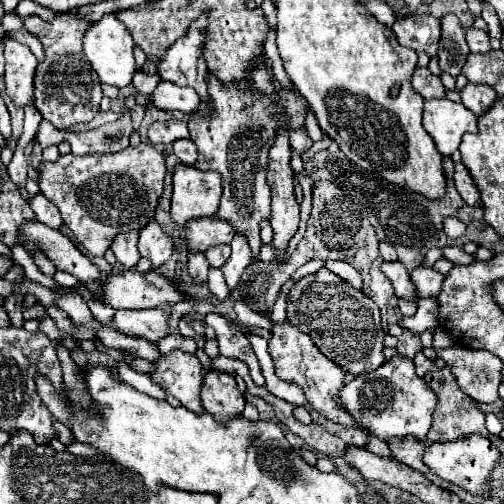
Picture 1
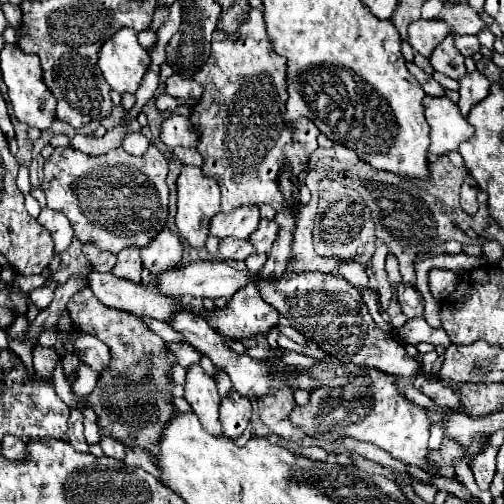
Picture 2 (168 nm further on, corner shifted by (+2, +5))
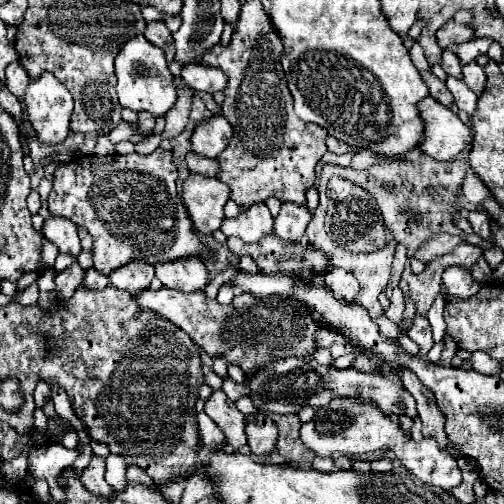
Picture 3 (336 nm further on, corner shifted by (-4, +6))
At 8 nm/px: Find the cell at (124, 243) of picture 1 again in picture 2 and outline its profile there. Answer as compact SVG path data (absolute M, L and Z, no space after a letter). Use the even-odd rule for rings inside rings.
M134 245L130 249L122 249L122 253L118 253L118 261L112 269L112 273L116 277L140 283L140 273L142 273L142 261L140 261L140 249Z

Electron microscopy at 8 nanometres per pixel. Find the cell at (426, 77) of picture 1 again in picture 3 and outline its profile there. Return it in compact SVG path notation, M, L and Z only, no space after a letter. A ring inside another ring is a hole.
M426 70L426 72L422 72L422 80L424 80L424 84L428 86L428 90L430 90L430 96L432 96L434 100L438 100L440 104L444 104L444 106L452 108L452 104L454 104L454 98L452 98L450 90L446 88L446 84L444 84L442 80L438 80L438 78L432 74L432 70Z

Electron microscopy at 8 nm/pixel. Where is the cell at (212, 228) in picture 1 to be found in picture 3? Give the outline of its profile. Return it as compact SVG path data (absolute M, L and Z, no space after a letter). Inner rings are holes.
M264 202L252 204L248 210L244 210L238 218L224 220L222 232L230 238L236 236L248 244L258 242L262 236L270 234L274 226L274 218Z

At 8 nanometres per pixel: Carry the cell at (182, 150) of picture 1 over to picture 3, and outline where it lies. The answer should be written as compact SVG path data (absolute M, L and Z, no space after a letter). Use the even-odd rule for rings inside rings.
M190 152L186 154L186 164L190 168L190 172L194 174L202 174L202 176L208 176L208 178L216 178L218 176L218 160L210 160L210 158L204 158L196 152Z

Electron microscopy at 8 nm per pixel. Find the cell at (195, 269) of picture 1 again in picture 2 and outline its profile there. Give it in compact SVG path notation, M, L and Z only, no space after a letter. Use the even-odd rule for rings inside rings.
M184 165L178 177L178 211L176 211L176 227L180 237L188 241L190 247L202 251L208 237L208 223L220 211L220 187L218 181L206 177L200 167Z

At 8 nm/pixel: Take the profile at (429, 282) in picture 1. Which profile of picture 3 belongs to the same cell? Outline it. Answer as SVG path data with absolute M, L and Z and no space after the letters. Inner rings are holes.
M460 266L448 268L442 278L444 278L444 292L452 296L460 296L460 298L476 296L476 292L480 292L480 288L484 286L482 282L476 282L472 278L470 270L460 268Z

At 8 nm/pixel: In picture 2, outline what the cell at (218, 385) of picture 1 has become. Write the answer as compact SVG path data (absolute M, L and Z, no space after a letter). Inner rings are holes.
M232 389L220 401L222 433L226 437L232 437L232 439L242 435L242 431L246 429L246 425L250 421L250 413L252 413L250 399L248 397L238 397L238 393L234 393L234 389Z

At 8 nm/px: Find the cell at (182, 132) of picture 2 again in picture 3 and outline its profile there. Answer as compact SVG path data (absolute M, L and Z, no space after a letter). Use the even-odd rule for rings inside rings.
M214 116L196 126L192 134L192 150L206 158L216 158L228 146L232 138L232 126L228 128L228 120L224 116Z

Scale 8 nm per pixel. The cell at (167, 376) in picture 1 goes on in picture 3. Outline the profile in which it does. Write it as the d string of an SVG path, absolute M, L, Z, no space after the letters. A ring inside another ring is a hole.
M220 390L220 392L212 392L210 400L206 400L206 408L204 412L216 422L216 426L224 432L226 442L238 450L240 446L246 444L246 432L244 432L244 424L246 424L246 416L234 406L232 400L228 400L228 396Z

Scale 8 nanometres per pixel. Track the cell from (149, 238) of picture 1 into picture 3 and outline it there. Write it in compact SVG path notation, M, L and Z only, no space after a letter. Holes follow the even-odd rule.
M198 258L156 264L156 278L164 284L164 288L180 292L200 292L210 282L210 274Z

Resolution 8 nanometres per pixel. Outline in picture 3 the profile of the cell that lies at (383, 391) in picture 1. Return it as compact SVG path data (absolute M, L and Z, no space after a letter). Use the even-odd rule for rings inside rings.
M334 398L326 408L320 408L312 422L302 424L300 428L300 440L302 444L312 450L316 456L334 456L342 454L348 458L358 458L362 454L378 452L378 450L392 450L398 460L424 484L442 488L450 492L462 482L462 472L452 456L448 452L442 452L432 438L422 438L420 442L406 438L398 426L398 422L392 422L388 416L384 416L376 404L364 404L358 398Z

